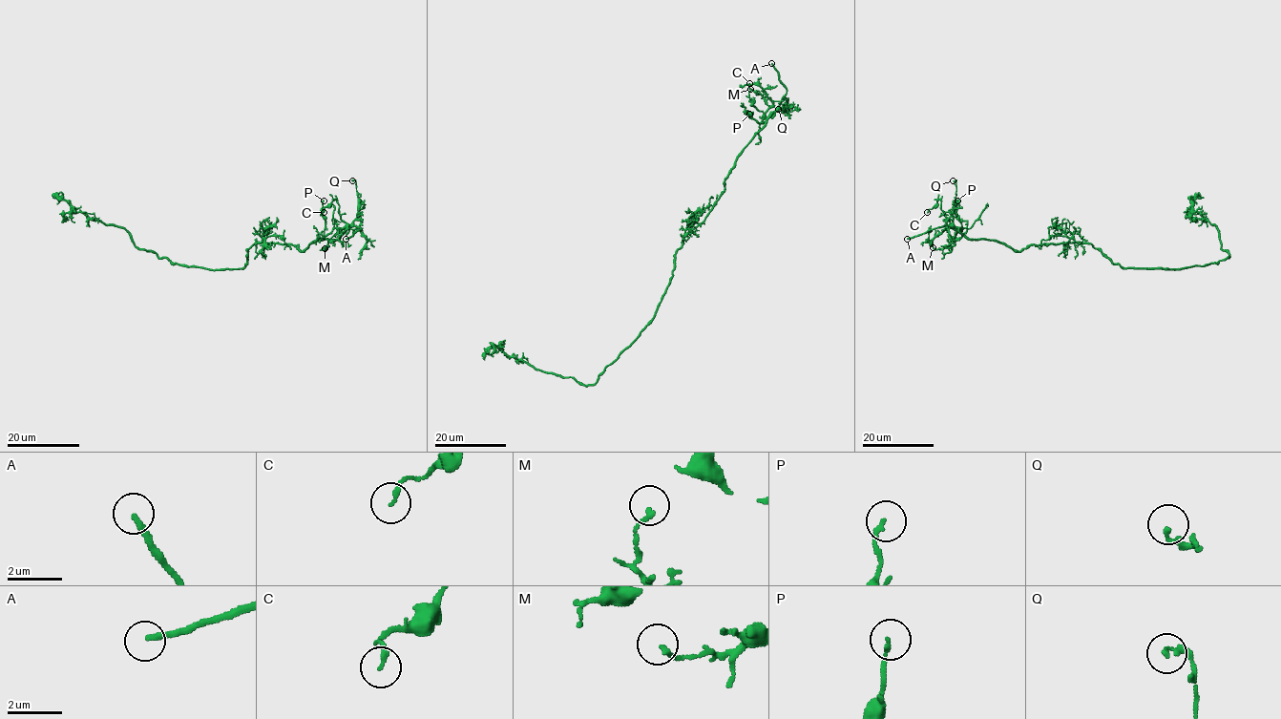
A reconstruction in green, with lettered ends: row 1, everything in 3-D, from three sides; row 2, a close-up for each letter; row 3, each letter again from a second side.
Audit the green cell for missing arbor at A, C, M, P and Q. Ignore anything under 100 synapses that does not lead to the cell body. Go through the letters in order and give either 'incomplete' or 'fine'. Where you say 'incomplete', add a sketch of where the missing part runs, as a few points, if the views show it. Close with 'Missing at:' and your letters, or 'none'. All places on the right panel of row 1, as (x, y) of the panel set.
A: incomplete
C: fine
M: fine
P: fine
Q: fine
Missing at: A

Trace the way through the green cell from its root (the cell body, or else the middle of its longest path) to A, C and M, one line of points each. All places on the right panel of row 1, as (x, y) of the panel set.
A: (1119, 265), (1090, 243), (1028, 244), (1015, 251), (996, 241), (966, 238), (948, 225), (907, 239)
C: (1119, 265), (1090, 243), (1015, 251), (996, 241), (966, 238), (951, 225), (939, 200), (927, 212)
M: (1119, 265), (1090, 243), (1028, 244), (1015, 251), (996, 241), (966, 238), (961, 228), (948, 245), (933, 247)

